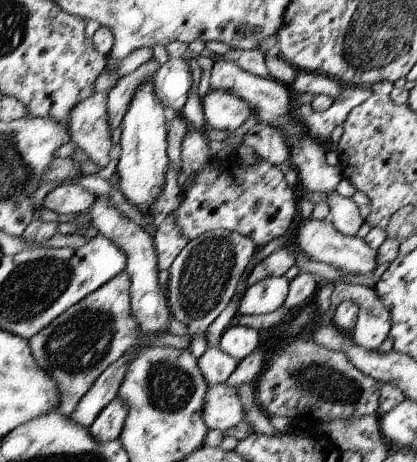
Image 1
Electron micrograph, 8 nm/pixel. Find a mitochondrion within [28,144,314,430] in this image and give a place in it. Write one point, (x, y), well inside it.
(81, 341)

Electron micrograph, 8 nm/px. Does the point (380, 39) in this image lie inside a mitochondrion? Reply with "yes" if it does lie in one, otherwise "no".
yes

